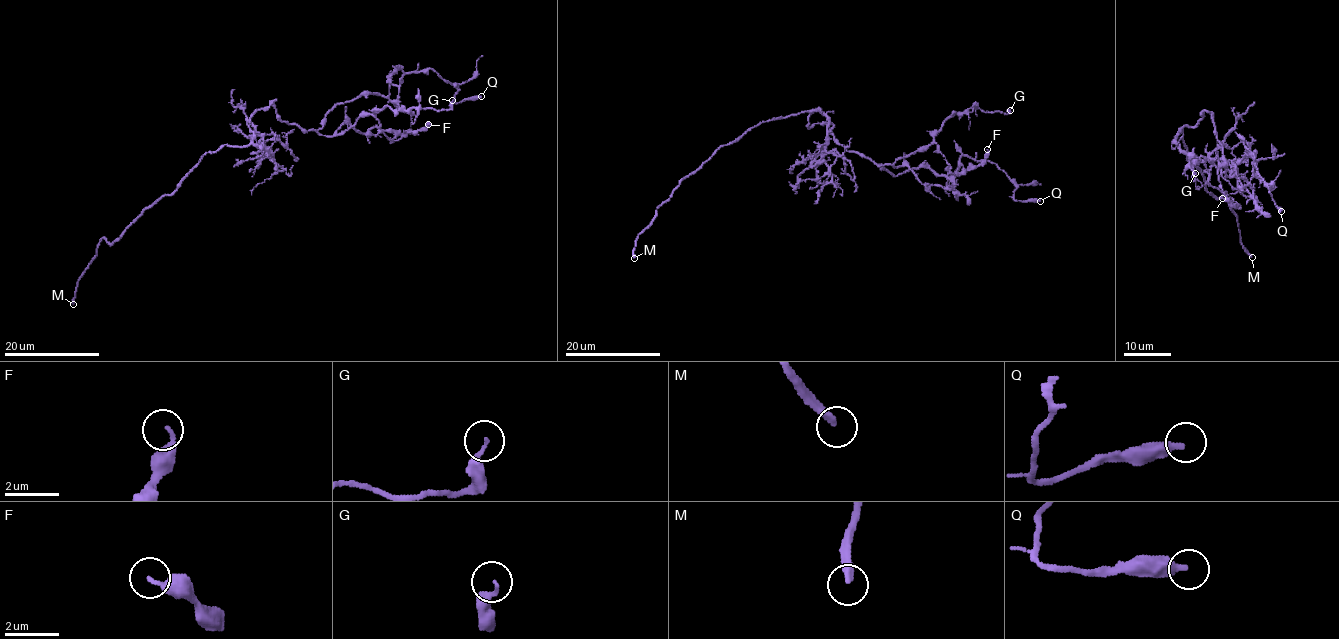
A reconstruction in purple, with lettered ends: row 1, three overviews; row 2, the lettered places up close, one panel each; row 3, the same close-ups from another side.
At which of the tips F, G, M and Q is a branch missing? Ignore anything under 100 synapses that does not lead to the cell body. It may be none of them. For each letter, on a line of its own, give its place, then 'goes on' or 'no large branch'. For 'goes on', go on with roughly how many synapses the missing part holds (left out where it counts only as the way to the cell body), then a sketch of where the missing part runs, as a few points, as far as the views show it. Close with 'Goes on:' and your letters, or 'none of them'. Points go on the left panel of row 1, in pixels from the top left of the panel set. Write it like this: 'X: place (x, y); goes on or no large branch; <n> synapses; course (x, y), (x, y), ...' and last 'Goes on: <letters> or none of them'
F: place (428, 124); no large branch
G: place (452, 100); no large branch
M: place (73, 304); goes on
Q: place (481, 96); no large branch
Goes on: M

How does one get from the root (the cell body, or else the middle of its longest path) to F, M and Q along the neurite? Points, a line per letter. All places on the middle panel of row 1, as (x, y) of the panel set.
F: (815, 124), (832, 124), (834, 140), (881, 165), (934, 143), (950, 170), (959, 174), (977, 167), (987, 149)
M: (815, 124), (807, 127), (811, 112), (801, 111), (761, 123), (721, 146), (658, 208), (638, 236), (634, 258)
Q: (815, 124), (895, 176), (926, 167), (953, 177), (968, 156), (1003, 170), (1015, 200), (1040, 201)

